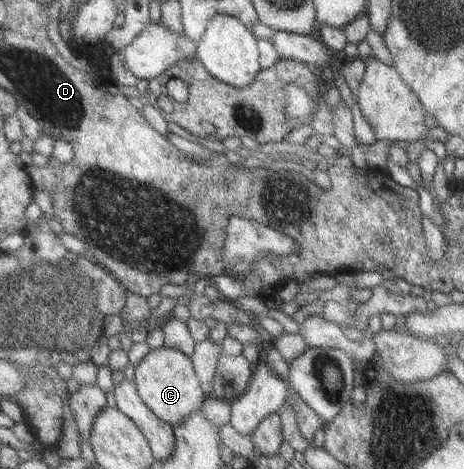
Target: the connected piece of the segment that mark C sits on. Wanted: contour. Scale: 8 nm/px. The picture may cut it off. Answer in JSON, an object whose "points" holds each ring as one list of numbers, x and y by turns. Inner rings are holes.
{"points":[[160,347,150,350,133,368,132,383,136,387,138,397,162,421,173,427,180,425,186,417,200,409,206,399,206,394,200,389,199,382,193,373,190,359,176,349]]}

